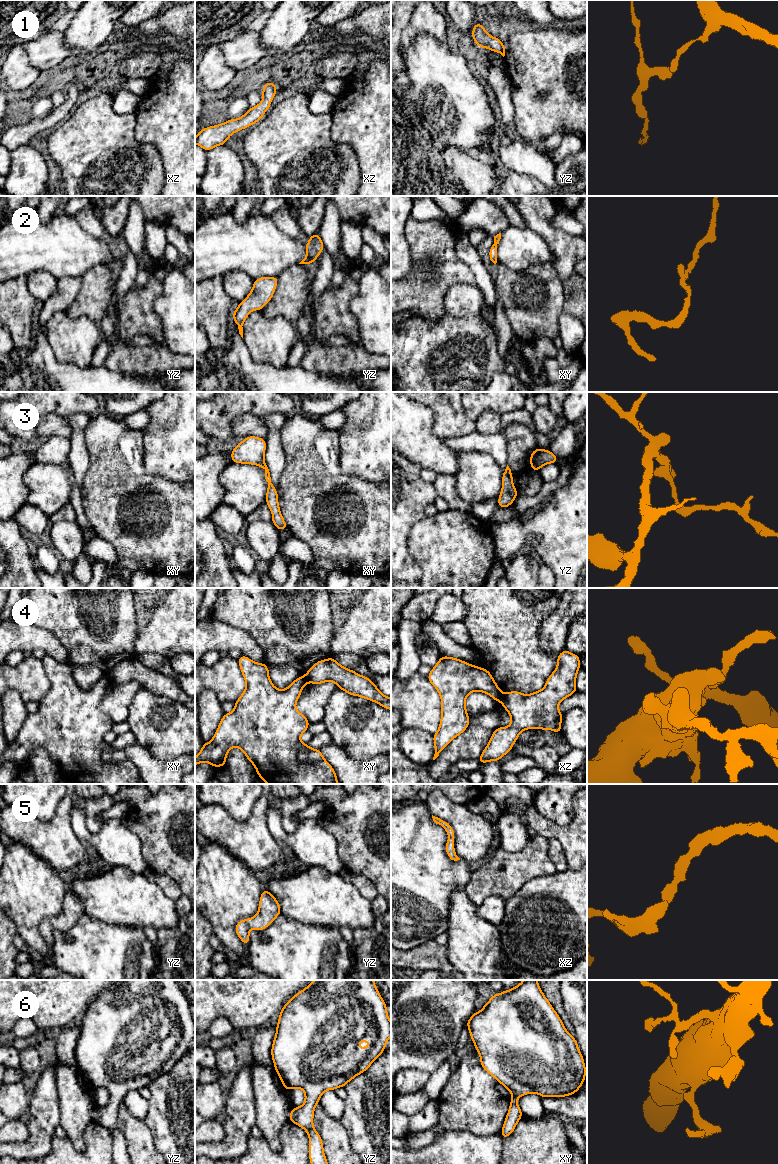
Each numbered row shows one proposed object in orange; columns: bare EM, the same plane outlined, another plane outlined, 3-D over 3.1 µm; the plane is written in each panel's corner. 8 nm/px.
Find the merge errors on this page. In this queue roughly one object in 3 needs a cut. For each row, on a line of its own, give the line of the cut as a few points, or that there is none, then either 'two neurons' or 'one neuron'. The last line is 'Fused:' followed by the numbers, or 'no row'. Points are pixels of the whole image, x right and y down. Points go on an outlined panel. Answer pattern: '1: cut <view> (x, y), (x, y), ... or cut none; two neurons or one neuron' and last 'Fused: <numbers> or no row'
1: cut none; one neuron
2: cut none; one neuron
3: cut none; one neuron
4: cut xz (503, 694), (500, 699); two neurons
5: cut none; one neuron
6: cut none; one neuron
Fused: 4

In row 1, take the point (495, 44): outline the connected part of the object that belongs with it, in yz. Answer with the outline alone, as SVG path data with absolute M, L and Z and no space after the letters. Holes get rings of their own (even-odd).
M476 21L471 32L474 42L481 48L488 48L490 51L500 53L505 56L506 47L498 37L491 37L486 29Z

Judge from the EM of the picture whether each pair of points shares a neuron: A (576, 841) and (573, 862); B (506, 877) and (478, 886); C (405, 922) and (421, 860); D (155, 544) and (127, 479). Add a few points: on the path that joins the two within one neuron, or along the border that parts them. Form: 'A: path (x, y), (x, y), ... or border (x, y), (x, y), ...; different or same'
A: path (576, 846), (576, 857); same
B: path (499, 877), (485, 881); same
C: path (405, 907), (406, 875); same
D: path (146, 528), (145, 523), (120, 498), (120, 495); same

